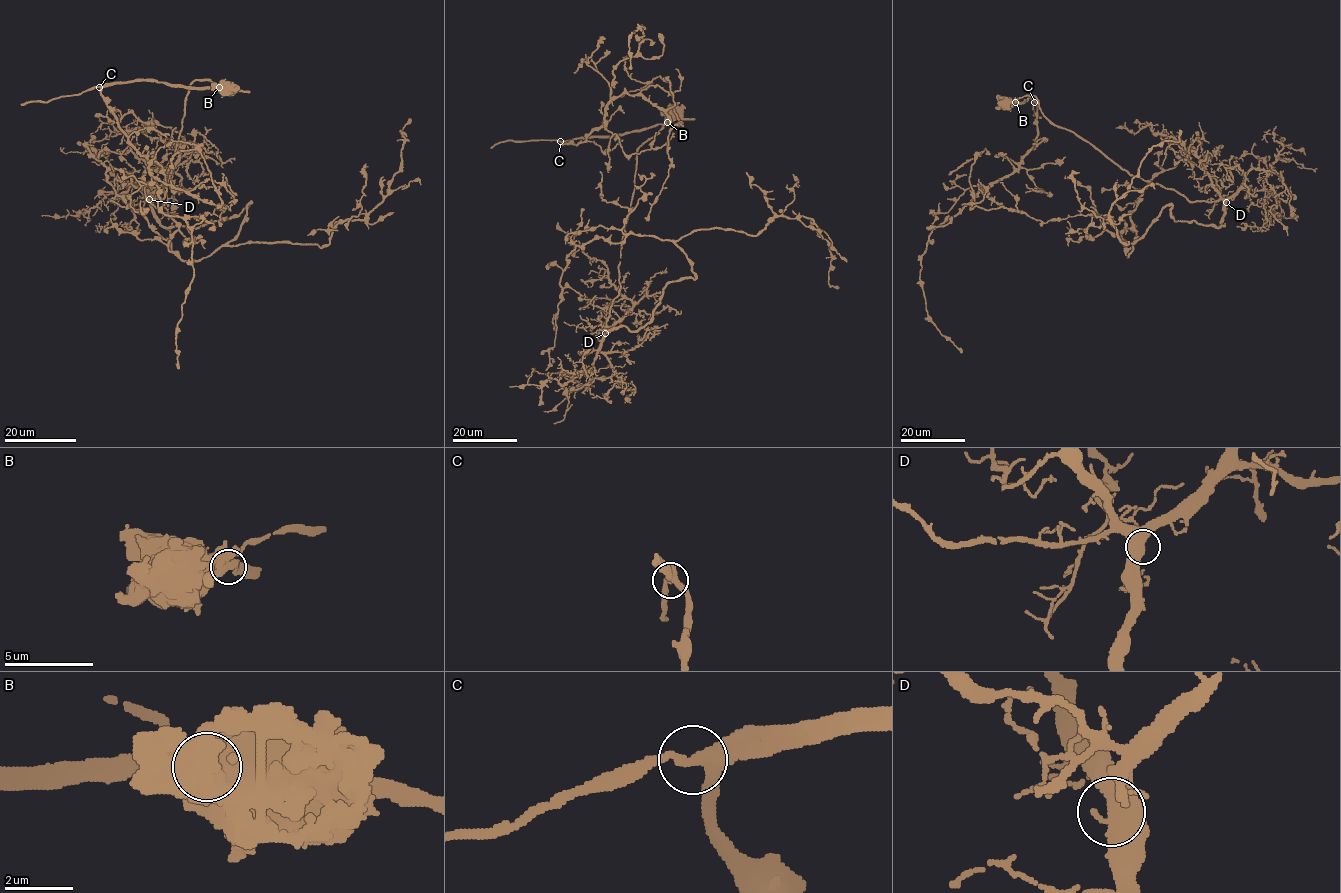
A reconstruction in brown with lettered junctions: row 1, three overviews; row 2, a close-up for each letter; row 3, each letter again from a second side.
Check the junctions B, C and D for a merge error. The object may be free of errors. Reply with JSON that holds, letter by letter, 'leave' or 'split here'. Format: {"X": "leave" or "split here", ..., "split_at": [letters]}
{"B": "split here", "C": "leave", "D": "leave", "split_at": ["B"]}

